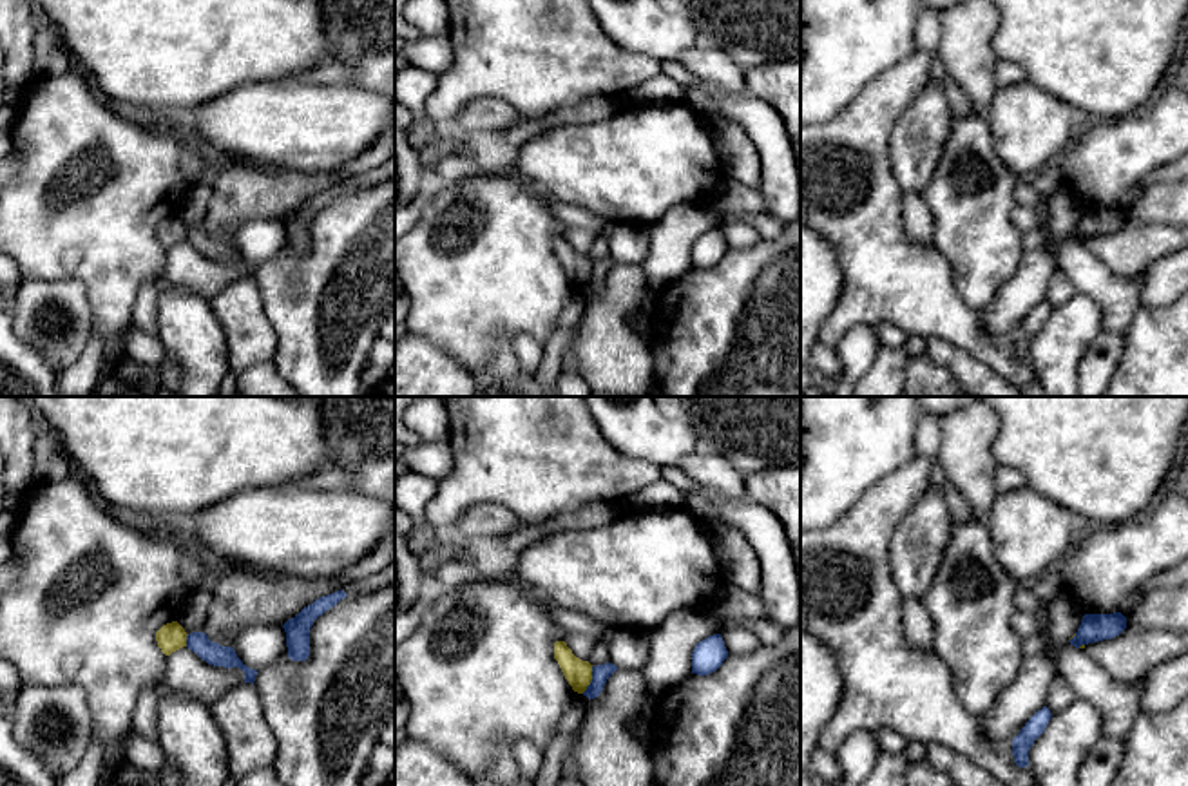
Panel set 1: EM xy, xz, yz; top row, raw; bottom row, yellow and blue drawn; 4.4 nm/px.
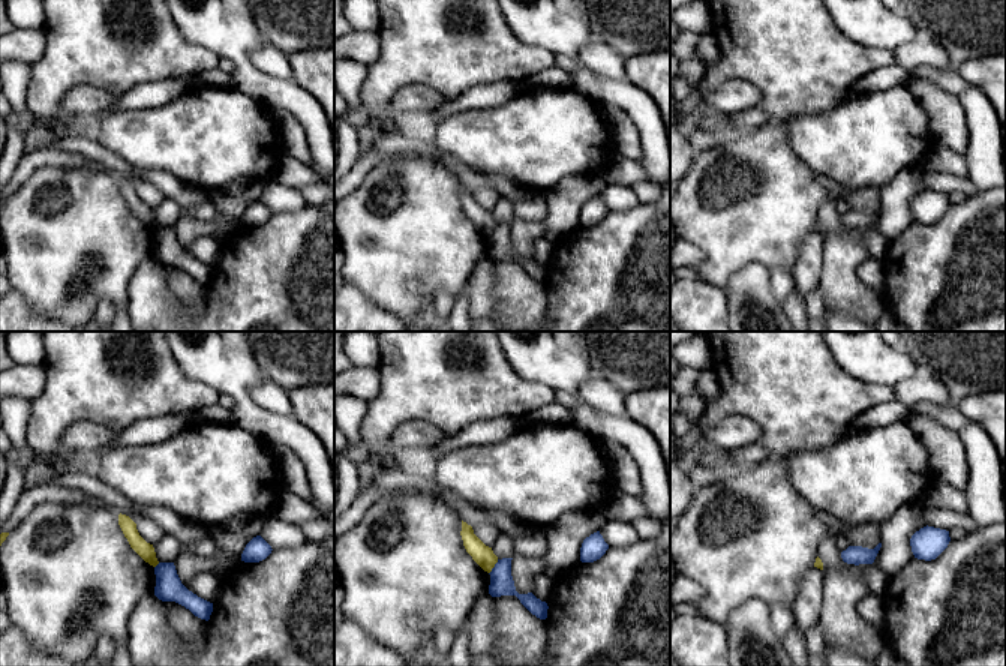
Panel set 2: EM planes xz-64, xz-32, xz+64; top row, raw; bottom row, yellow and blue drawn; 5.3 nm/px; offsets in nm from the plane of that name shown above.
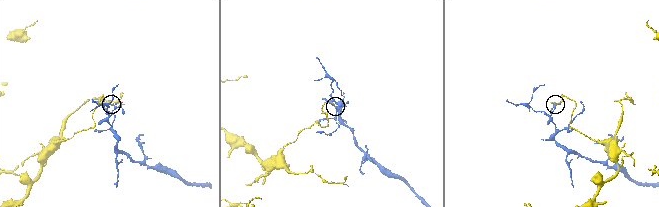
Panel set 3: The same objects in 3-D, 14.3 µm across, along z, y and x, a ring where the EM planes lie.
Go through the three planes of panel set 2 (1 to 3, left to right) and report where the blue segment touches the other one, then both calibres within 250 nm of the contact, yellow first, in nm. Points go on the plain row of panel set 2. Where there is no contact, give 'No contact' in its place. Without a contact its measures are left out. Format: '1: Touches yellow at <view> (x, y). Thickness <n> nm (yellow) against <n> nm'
1: Touches yellow at xz-64 (156, 228). Thickness 90 nm (yellow) against 140 nm
2: Touches yellow at xz-32 (494, 230). Thickness 110 nm (yellow) against 130 nm
3: No contact

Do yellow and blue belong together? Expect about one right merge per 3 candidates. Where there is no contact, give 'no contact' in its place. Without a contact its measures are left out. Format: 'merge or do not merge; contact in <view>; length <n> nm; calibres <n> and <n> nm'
do not merge; contact in xz; length 130 nm; calibres 120 and 80 nm

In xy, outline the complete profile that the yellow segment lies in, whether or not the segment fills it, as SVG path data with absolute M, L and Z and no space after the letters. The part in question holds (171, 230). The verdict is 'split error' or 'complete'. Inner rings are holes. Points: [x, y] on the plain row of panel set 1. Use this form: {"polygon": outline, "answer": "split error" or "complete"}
{"polygon": "M167 217L156 226L156 235L158 241L165 250L170 250L172 246L187 241L187 226L185 223L177 217Z", "answer": "complete"}

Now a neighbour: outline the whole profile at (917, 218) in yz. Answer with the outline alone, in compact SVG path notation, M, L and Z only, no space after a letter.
M920 192L902 194L902 221L915 243L933 243L934 221Z

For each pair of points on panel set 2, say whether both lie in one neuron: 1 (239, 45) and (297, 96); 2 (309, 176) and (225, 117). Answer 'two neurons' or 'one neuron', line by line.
1: one neuron
2: two neurons

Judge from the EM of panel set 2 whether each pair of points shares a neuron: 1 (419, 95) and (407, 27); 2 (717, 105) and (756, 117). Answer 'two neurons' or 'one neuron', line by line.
1: two neurons
2: two neurons

